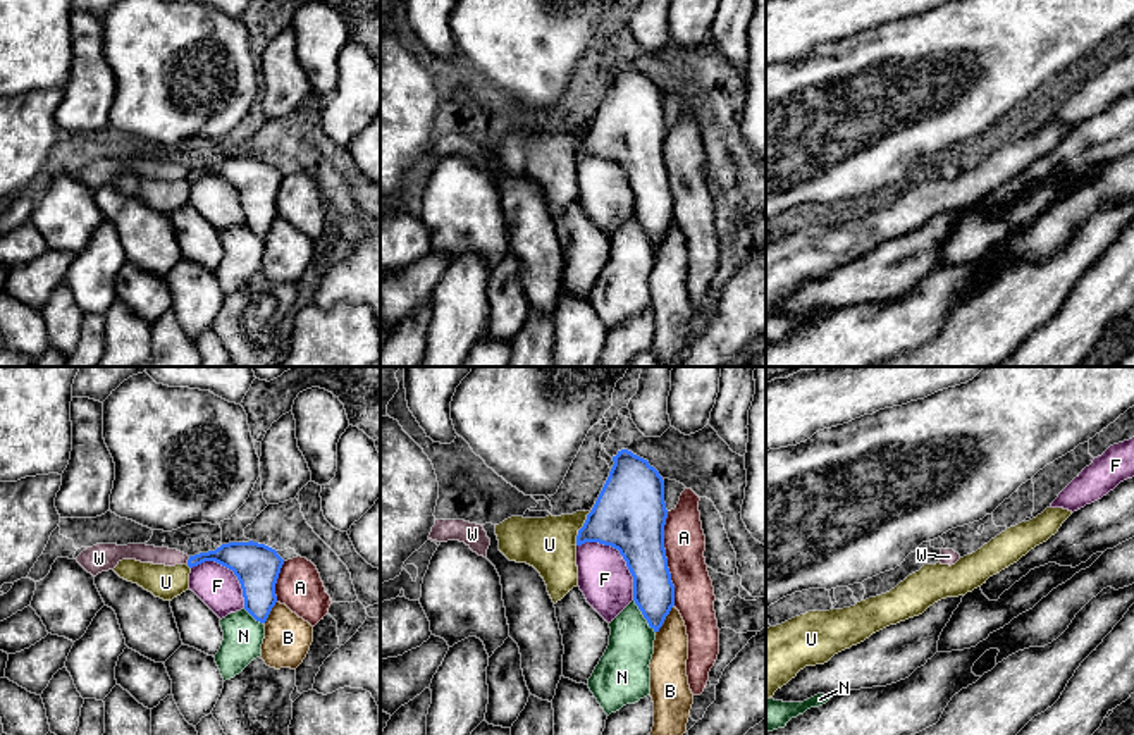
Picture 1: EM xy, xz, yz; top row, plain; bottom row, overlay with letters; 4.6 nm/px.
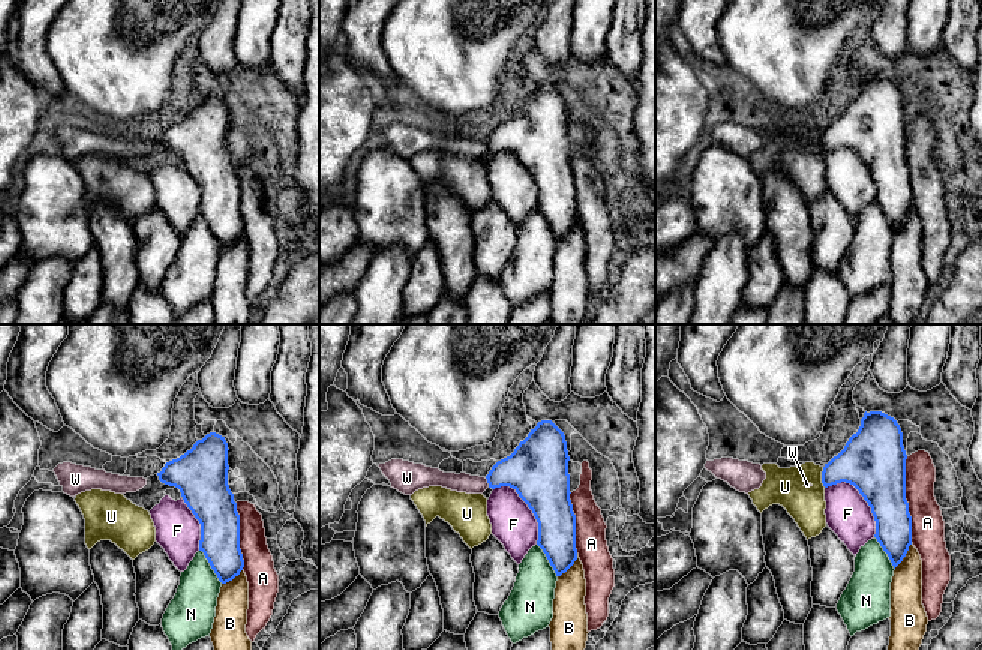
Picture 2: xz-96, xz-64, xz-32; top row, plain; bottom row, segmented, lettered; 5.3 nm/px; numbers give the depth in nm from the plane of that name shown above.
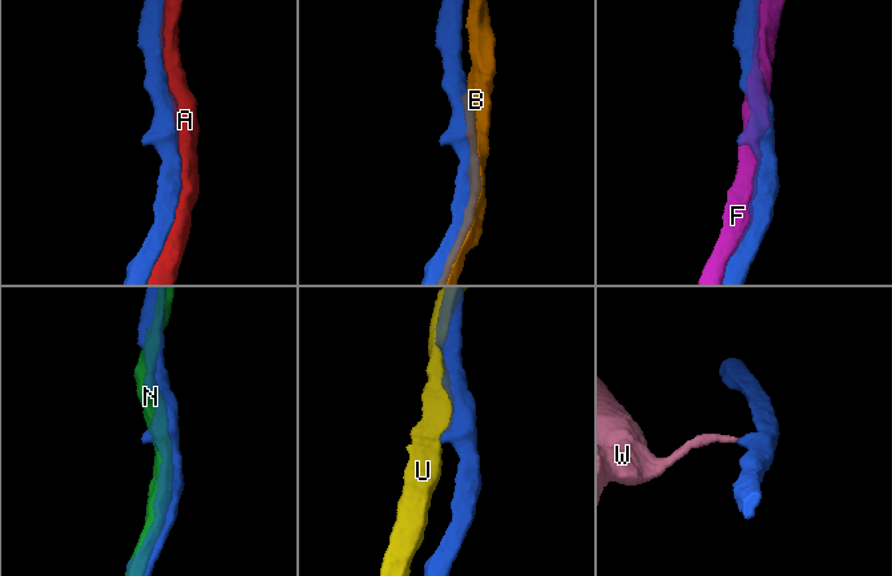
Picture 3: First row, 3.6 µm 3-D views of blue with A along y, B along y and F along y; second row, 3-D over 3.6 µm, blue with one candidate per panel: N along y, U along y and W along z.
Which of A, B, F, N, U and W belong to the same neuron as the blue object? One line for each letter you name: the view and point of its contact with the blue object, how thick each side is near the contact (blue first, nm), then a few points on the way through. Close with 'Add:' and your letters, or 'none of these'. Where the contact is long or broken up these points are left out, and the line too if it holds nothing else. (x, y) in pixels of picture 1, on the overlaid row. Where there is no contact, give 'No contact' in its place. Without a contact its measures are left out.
Add: none of these

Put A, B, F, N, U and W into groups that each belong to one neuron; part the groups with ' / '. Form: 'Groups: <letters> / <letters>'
Groups: A / B / F / N / U / W

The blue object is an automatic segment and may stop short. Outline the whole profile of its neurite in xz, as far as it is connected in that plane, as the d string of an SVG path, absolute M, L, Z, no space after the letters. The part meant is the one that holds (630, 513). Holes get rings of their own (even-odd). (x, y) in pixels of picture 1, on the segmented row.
M628 449L613 456L609 477L576 546L599 542L619 551L633 577L633 601L654 632L675 606L675 585L664 549L664 480L647 460Z

